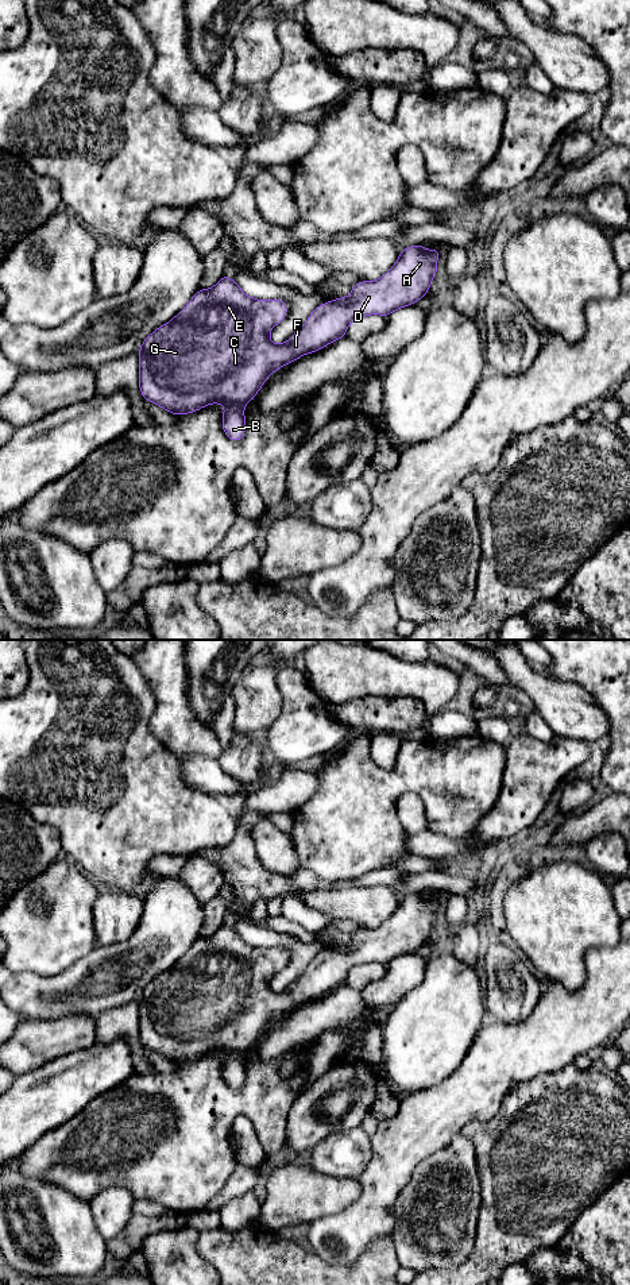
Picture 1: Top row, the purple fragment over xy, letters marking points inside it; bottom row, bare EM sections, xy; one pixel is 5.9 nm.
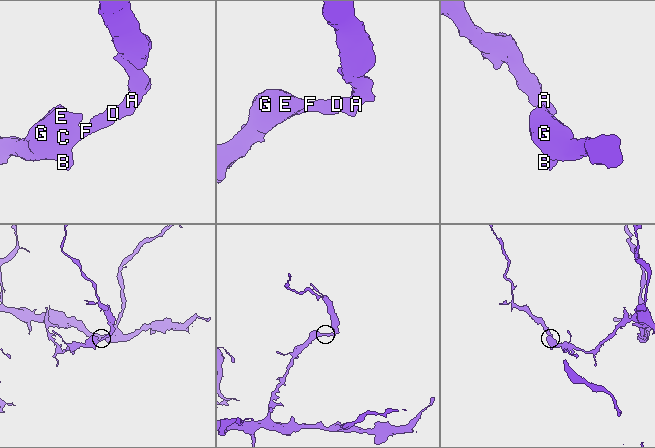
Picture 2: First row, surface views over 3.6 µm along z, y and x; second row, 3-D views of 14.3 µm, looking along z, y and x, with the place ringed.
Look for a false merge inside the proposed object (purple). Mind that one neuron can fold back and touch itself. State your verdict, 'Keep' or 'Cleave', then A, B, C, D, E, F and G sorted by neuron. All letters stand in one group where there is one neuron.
Keep. Groups: A B C D E F G

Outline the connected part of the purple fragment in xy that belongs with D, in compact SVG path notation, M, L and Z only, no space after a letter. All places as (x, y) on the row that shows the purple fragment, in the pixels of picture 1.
M422 244L410 246L399 251L395 265L379 279L362 281L352 286L348 297L318 305L306 319L306 323L282 343L270 340L270 331L286 319L287 305L283 300L258 300L247 296L237 282L223 275L210 289L198 289L186 306L167 324L158 327L147 335L139 348L139 389L143 398L171 414L189 414L210 404L221 404L225 410L221 424L224 433L232 441L240 441L246 435L246 404L252 401L268 377L283 366L313 354L328 344L345 337L348 325L360 317L380 315L387 317L394 310L420 301L429 293L432 281L437 273L440 248L425 250Z

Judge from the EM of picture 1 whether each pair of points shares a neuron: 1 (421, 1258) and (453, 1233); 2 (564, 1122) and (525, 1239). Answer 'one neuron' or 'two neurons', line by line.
1: one neuron
2: one neuron

